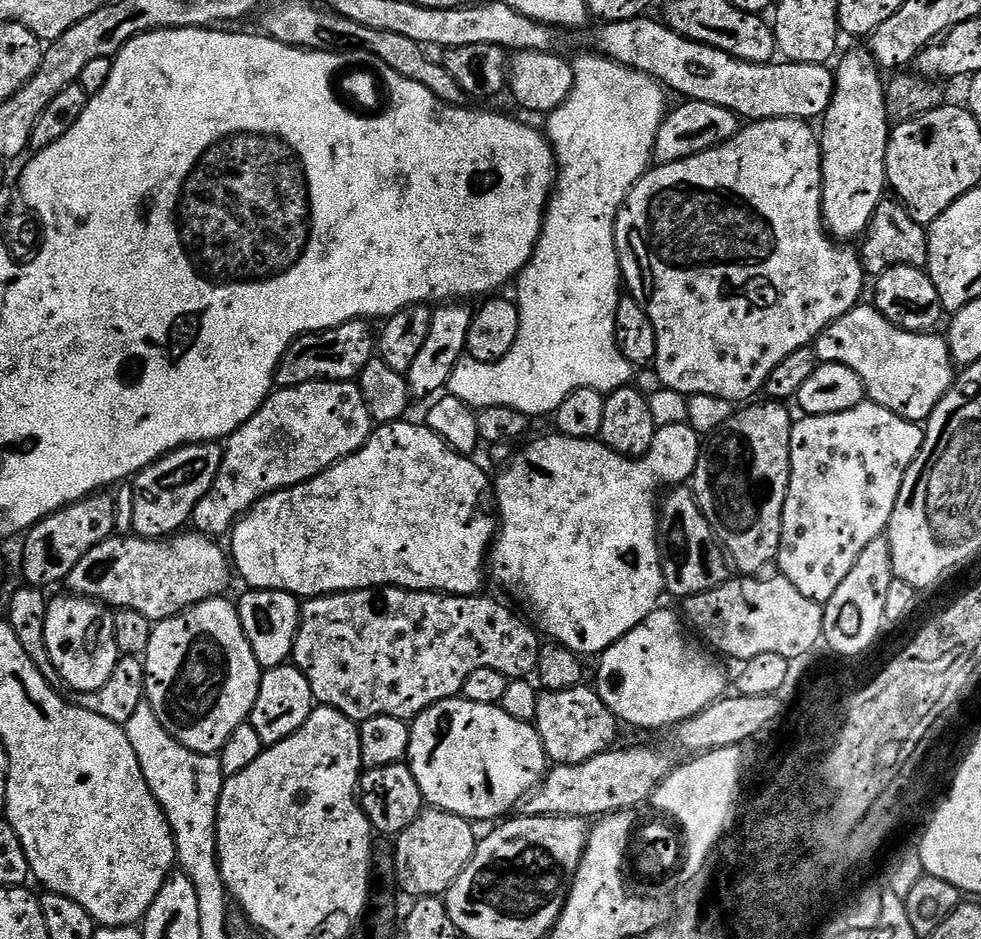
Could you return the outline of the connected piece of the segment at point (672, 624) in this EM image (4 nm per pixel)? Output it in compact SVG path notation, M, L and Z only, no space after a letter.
M657 607L641 624L634 626L634 630L614 642L599 657L600 673L594 683L595 691L600 693L602 702L606 702L617 721L624 723L625 720L636 728L668 728L671 724L679 726L714 702L723 700L730 692L730 676L728 680L727 670L719 664L721 661L689 631L679 611L671 612L664 607Z

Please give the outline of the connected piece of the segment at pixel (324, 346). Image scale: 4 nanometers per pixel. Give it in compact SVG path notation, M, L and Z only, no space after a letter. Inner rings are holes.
M361 318L340 324L337 328L328 328L324 332L309 332L296 337L280 359L280 366L276 369L275 387L297 388L317 382L355 381L364 371L364 367L372 361L378 348L377 337L372 337L372 328L368 324L371 323Z

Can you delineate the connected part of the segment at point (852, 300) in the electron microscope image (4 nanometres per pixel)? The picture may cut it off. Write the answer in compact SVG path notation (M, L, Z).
M758 120L749 123L725 144L685 160L653 167L644 173L624 199L624 205L616 216L616 248L620 251L623 279L640 280L642 303L648 309L650 322L654 322L658 338L654 371L660 375L659 383L663 387L683 392L689 398L717 396L719 400L751 401L755 397L752 395L763 389L766 378L770 378L770 370L774 370L782 358L794 354L794 350L809 347L820 333L828 329L828 325L861 303L860 295L864 292L866 279L861 257L848 249L851 247L841 246L826 235L820 138L817 129L812 127L807 120Z

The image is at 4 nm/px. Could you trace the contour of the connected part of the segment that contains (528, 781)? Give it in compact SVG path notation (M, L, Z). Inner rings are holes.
M463 698L440 700L415 717L410 727L412 741L407 759L425 801L433 808L458 814L464 820L499 821L507 817L531 788L540 785L550 768L544 744L535 727L518 718L510 718L504 708L494 704L479 704Z

